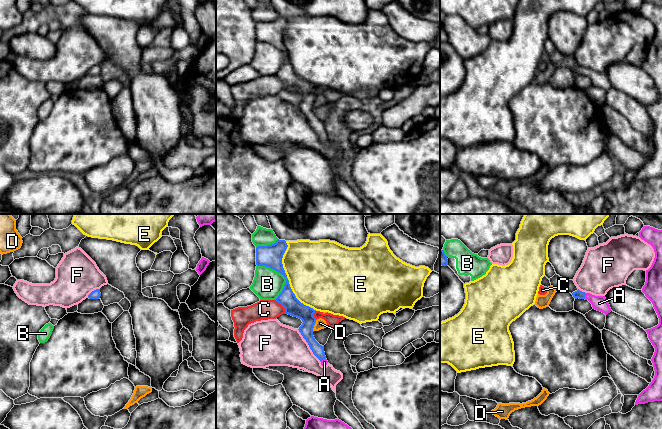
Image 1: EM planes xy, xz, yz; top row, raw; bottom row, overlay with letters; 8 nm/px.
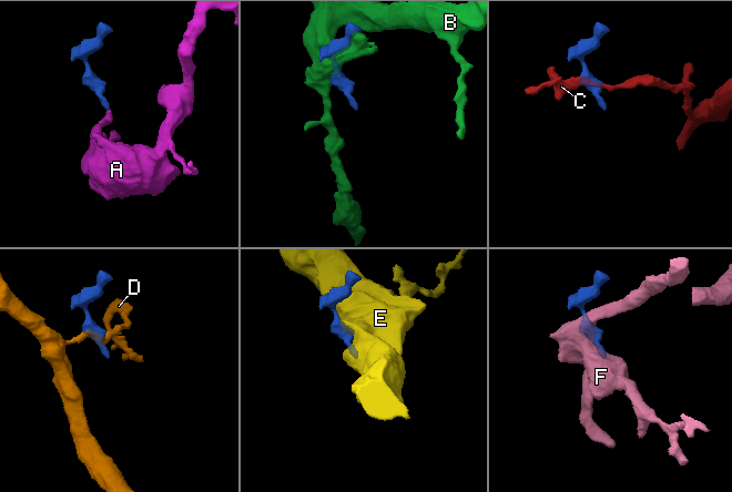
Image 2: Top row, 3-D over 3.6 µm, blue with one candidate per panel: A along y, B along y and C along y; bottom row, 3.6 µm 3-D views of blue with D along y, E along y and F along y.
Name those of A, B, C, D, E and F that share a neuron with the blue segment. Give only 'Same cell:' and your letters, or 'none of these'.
Same cell: A

